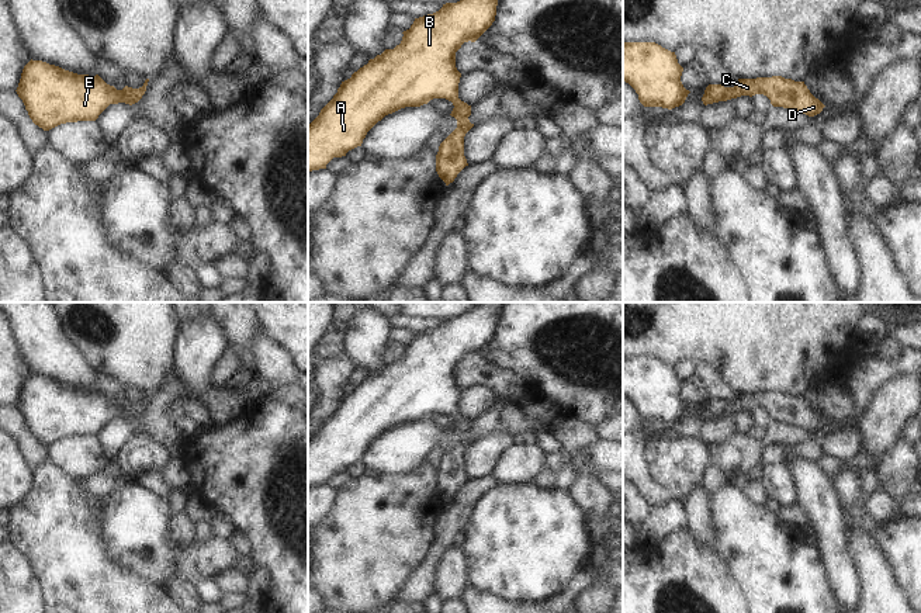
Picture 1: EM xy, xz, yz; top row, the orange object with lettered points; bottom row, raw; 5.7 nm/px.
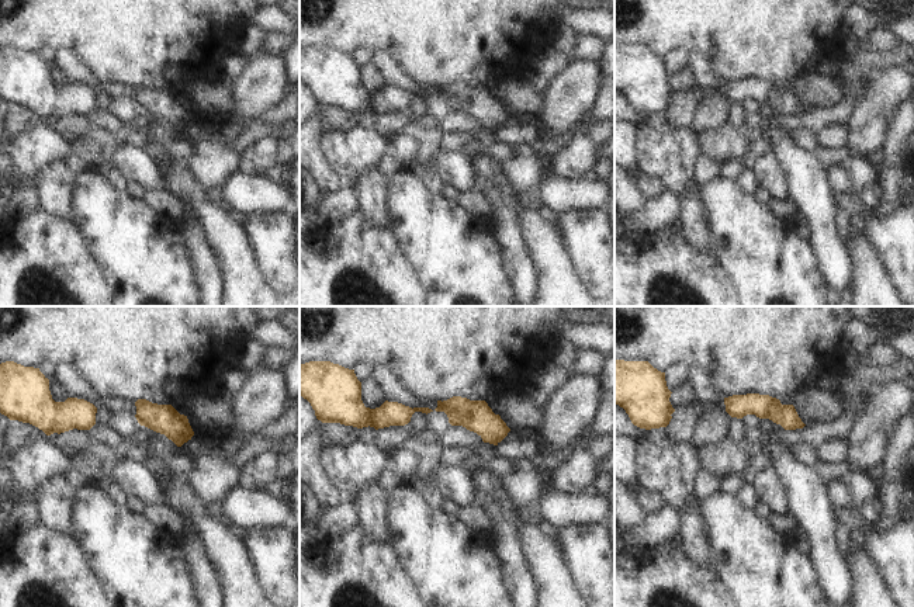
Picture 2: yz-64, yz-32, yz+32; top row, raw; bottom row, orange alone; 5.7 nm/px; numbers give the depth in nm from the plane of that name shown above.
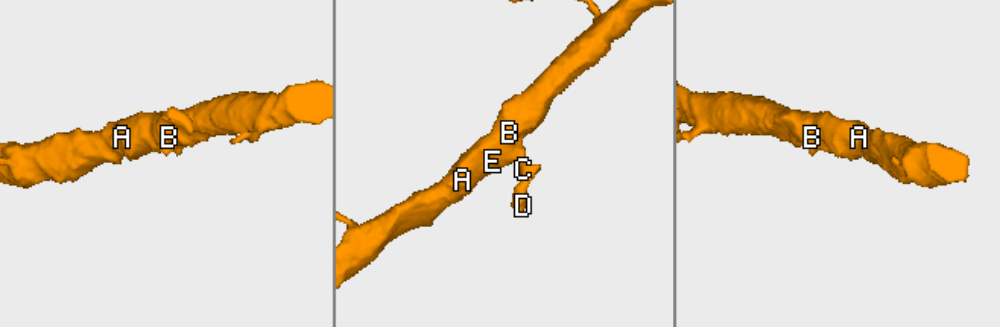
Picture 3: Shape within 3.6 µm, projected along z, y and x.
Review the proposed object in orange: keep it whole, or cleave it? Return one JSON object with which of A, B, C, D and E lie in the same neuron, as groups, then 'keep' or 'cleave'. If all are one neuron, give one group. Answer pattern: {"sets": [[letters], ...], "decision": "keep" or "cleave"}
{"sets": [["A", "B", "C", "D", "E"]], "decision": "keep"}

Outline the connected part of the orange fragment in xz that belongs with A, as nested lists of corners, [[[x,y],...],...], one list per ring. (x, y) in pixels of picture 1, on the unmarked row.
[[[478,302],[457,318],[446,318],[439,326],[415,333],[411,343],[402,347],[399,360],[385,364],[342,396],[333,413],[308,440],[308,488],[326,484],[333,472],[346,471],[349,465],[361,461],[367,447],[385,430],[405,422],[420,422],[433,413],[446,413],[454,420],[450,430],[457,434],[457,443],[439,461],[436,486],[446,501],[453,498],[468,481],[464,451],[474,441],[468,434],[471,420],[458,413],[461,388],[456,382],[456,367],[464,357],[475,357],[492,340],[502,305]]]

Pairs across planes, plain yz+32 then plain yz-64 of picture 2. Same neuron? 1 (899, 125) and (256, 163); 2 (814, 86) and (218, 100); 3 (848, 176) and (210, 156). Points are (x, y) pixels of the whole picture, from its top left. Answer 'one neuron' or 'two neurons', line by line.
1: one neuron
2: one neuron
3: one neuron

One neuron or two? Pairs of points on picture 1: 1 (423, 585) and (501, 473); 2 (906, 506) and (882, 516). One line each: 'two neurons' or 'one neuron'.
1: two neurons
2: one neuron

